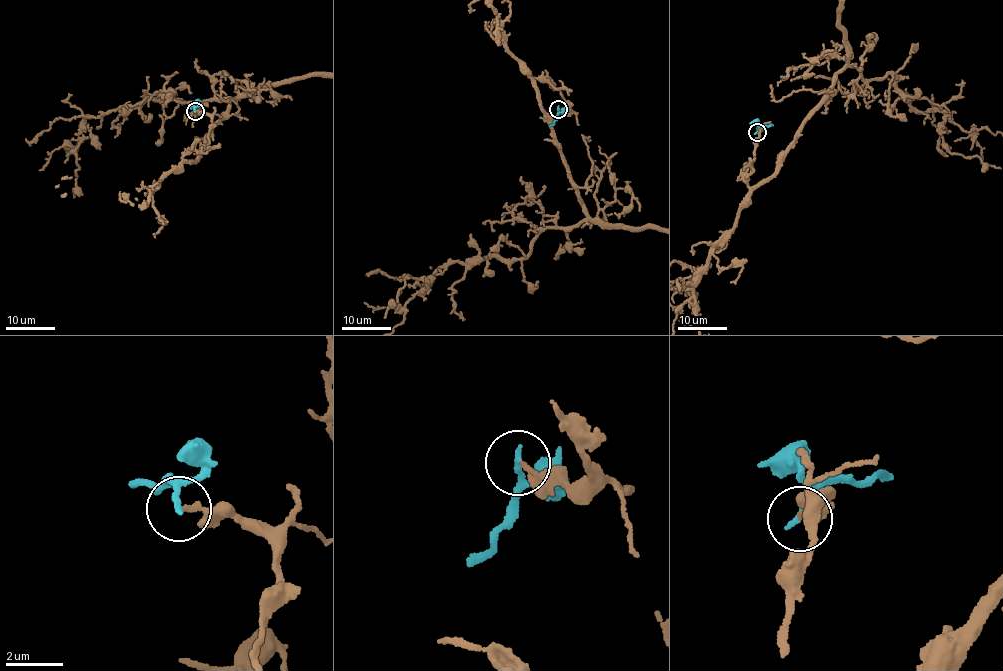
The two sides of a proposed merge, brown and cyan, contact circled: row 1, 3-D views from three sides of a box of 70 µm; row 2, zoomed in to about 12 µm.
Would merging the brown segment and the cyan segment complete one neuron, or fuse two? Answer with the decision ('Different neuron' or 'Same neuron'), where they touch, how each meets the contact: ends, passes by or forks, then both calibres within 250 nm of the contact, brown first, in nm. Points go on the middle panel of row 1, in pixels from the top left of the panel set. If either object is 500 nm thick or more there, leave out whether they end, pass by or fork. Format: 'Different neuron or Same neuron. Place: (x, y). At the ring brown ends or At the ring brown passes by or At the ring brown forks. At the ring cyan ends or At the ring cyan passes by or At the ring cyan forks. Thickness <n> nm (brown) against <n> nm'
Different neuron. Place: (558, 109). At the ring brown ends. At the ring cyan ends. Thickness 200 nm (brown) against 240 nm

